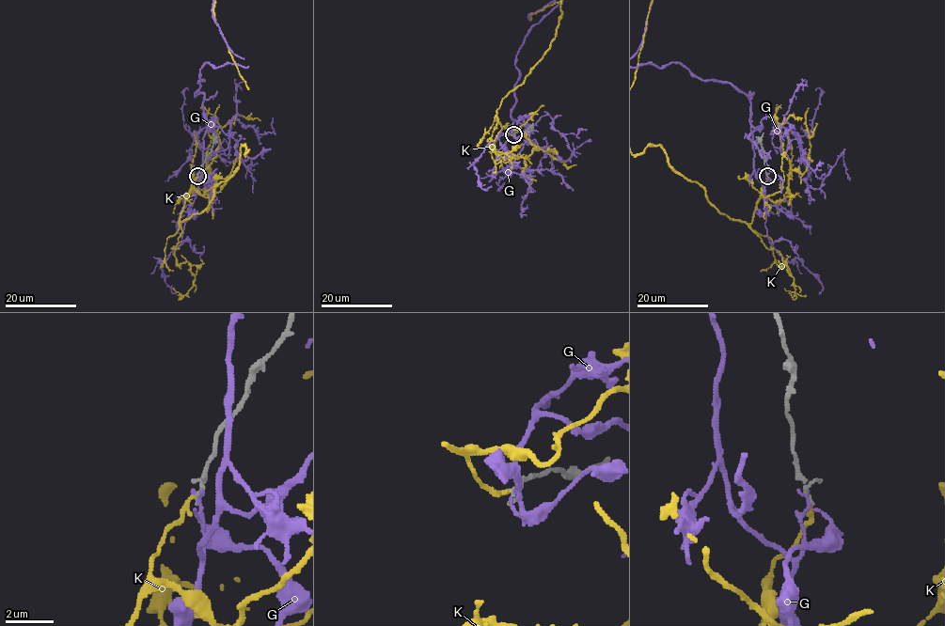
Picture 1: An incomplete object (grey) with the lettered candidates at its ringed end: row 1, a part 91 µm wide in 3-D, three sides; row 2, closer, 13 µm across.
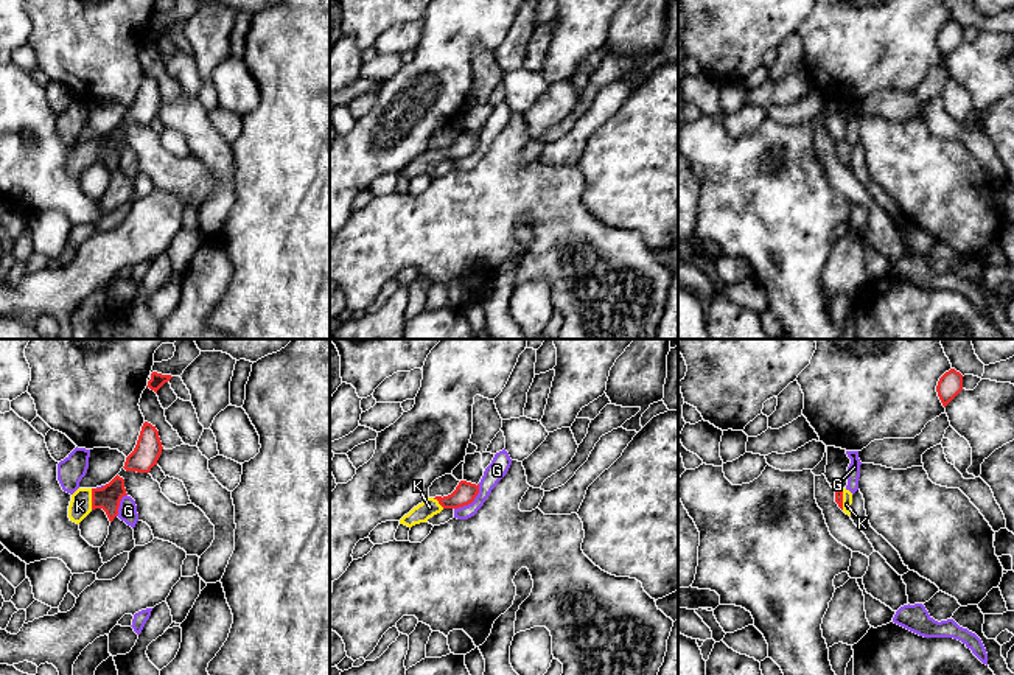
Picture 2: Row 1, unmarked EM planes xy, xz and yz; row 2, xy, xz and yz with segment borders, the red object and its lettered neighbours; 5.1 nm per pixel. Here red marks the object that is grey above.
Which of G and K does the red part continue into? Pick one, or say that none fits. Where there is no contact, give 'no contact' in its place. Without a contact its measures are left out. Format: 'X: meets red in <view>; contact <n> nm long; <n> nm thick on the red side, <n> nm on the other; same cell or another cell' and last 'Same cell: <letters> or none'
G: meets red in xz; contact 190 nm long; 110 nm thick on the red side, 100 nm on the other; another cell
K: meets red in xy; contact 110 nm long; 130 nm thick on the red side, 110 nm on the other; same cell
Same cell: K

